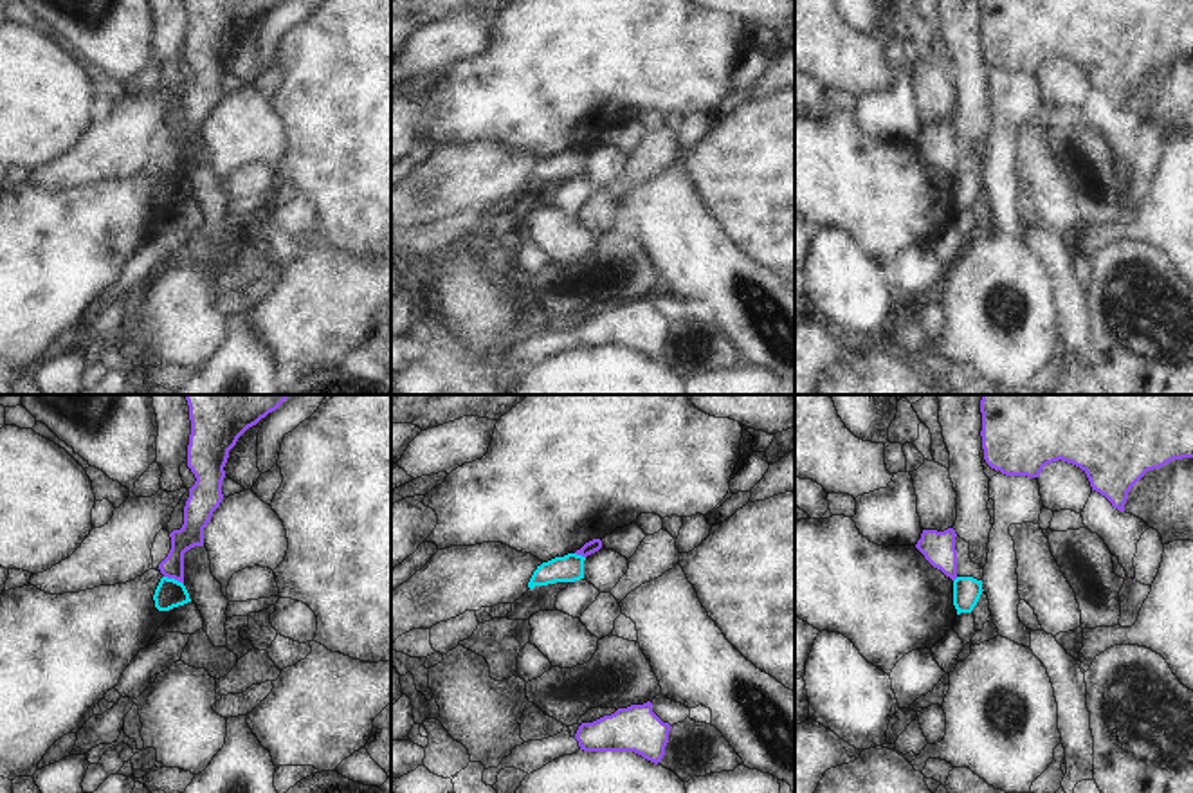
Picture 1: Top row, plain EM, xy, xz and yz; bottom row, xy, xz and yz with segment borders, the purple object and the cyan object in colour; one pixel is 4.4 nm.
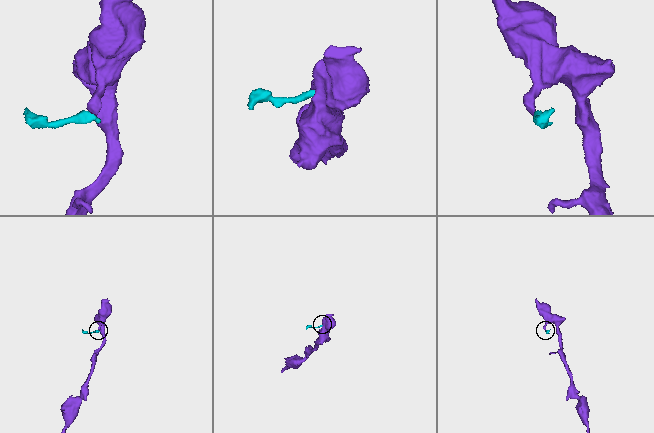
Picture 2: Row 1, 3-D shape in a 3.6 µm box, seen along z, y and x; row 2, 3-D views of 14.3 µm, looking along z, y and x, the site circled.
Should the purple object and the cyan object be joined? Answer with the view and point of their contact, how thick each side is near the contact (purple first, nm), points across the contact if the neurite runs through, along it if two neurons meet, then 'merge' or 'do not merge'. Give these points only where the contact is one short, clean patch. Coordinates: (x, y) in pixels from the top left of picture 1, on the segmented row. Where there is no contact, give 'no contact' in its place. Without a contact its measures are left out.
meets purple in xy at (173, 577); 110 nm thick on the purple side, 130 nm on the other; border along xy (164, 575), (182, 584); do not merge

